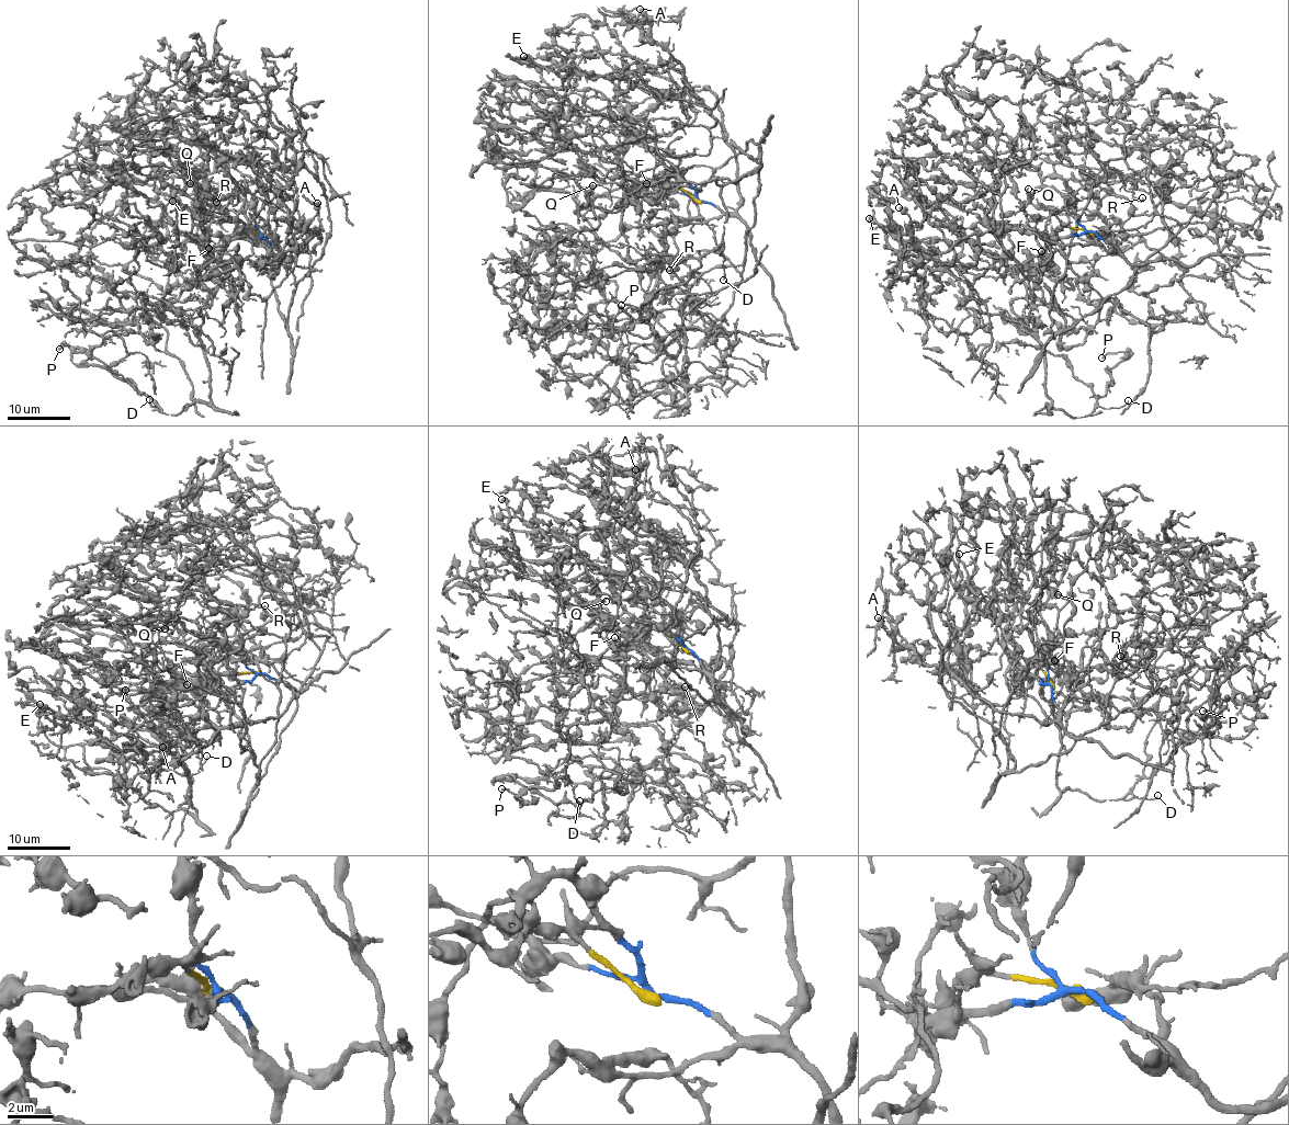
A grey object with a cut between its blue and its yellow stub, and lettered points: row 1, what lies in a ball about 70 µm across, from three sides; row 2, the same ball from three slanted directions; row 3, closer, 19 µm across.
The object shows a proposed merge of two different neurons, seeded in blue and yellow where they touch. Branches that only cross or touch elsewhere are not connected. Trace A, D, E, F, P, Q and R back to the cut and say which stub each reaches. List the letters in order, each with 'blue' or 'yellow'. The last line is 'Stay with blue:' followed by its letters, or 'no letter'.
A: blue
D: yellow
E: yellow
F: yellow
P: yellow
Q: yellow
R: blue
Stay with blue: A, R

